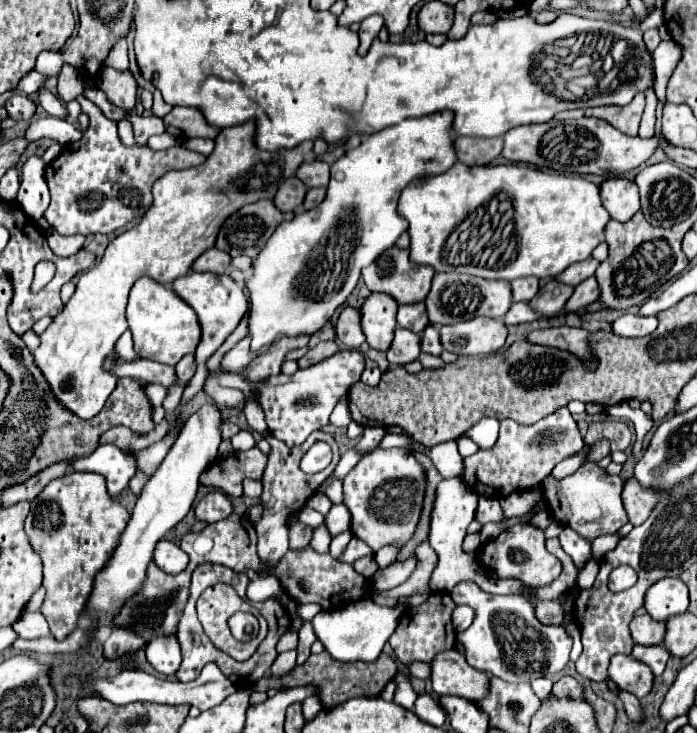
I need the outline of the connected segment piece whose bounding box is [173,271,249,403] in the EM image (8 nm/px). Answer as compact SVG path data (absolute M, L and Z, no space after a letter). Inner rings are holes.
M191 271L179 279L173 281L173 291L183 299L187 301L197 317L199 317L199 323L201 323L201 341L197 345L197 351L195 351L195 361L197 361L197 375L189 381L185 393L183 393L183 401L189 401L205 383L207 375L209 375L209 369L207 369L207 359L221 347L221 343L235 331L235 327L239 325L239 321L243 319L243 315L247 313L249 309L249 301L247 301L247 295L243 291L241 285L237 285L229 275L215 275L215 273L197 273L197 271Z

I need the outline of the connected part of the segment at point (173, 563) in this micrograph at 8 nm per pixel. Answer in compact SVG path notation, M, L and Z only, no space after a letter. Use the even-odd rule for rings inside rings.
M161 539L155 547L155 565L165 573L181 573L189 563L187 553L173 541Z

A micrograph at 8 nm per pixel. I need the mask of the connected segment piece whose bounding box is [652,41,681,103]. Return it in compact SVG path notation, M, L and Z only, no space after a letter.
M662 41L652 54L654 71L657 75L657 83L655 83L655 95L661 103L665 101L665 87L667 81L673 73L673 69L677 67L679 59L681 59L681 47L677 43Z

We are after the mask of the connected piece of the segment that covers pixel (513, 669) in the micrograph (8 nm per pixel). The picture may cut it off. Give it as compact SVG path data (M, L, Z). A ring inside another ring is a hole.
M463 581L453 587L449 593L457 605L469 605L475 611L471 627L457 635L465 645L467 663L479 671L495 675L509 683L533 681L537 677L551 677L553 673L563 671L569 661L571 637L565 631L565 625L547 627L541 625L535 617L535 607L527 603L525 597L499 597L481 591L473 581Z

